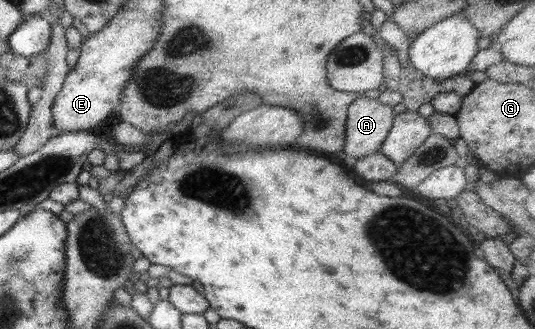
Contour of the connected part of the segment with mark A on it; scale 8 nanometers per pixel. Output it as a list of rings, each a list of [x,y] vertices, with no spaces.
[[[358,94],[346,112],[345,138],[341,154],[347,168],[355,159],[377,153],[391,128],[394,109],[377,99]]]

